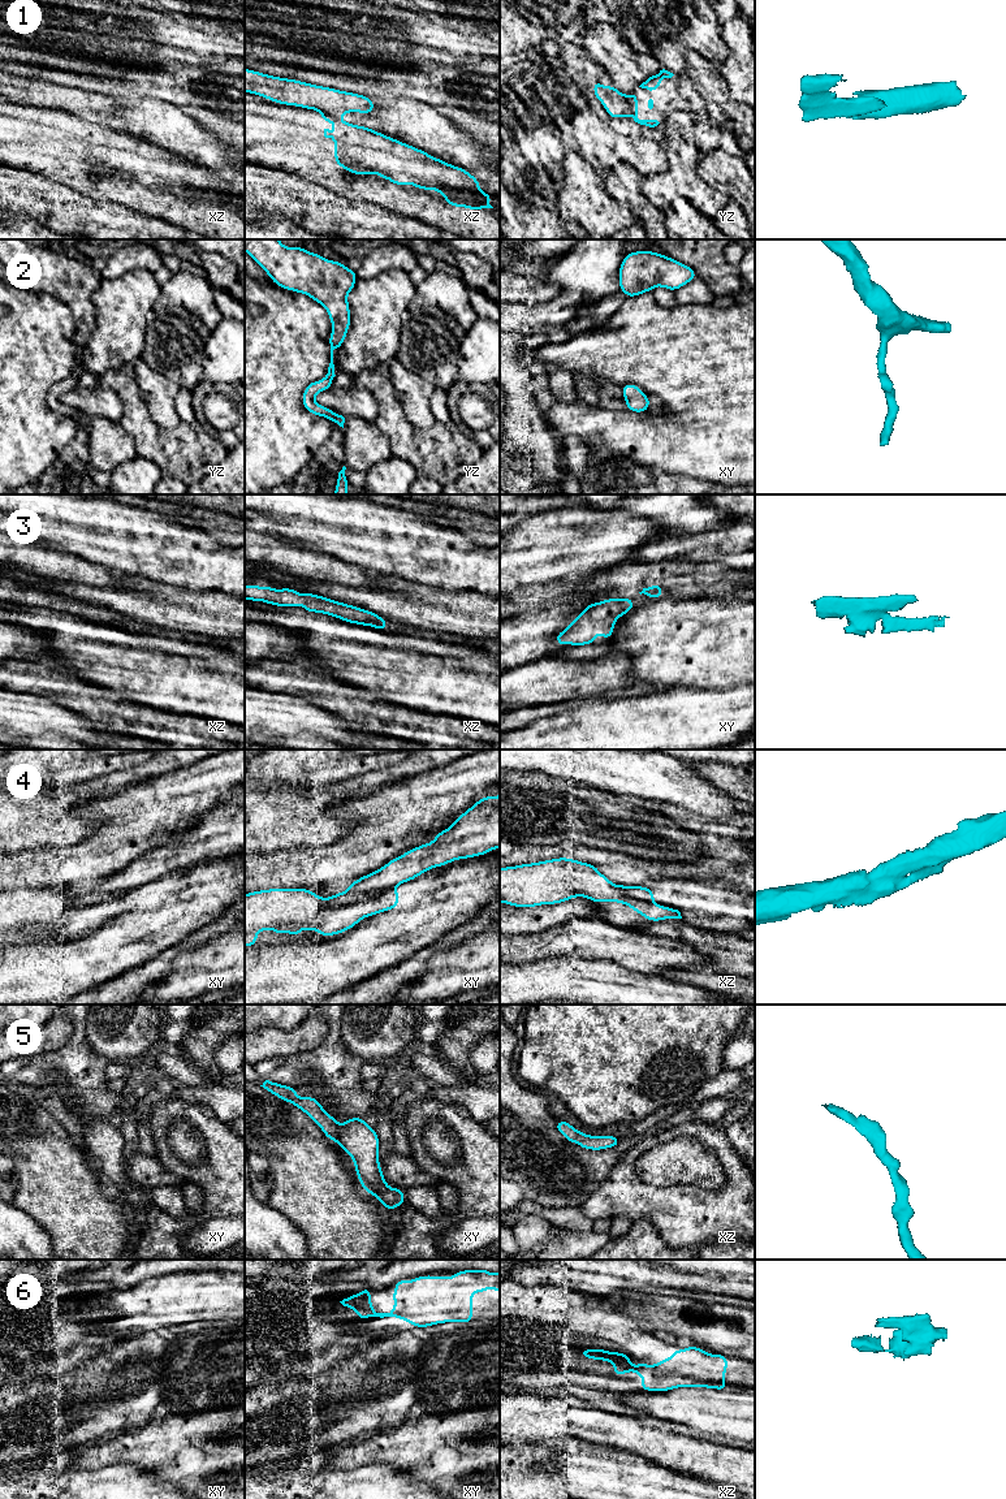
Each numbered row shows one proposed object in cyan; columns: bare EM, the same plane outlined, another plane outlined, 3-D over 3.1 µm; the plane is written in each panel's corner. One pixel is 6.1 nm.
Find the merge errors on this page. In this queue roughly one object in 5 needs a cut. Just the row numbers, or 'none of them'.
1

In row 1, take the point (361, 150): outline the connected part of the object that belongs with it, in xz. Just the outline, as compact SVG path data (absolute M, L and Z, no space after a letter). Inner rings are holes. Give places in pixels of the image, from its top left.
M320 112L320 116L325 122L334 124L334 131L324 129L324 137L334 139L334 161L341 169L349 169L350 174L379 174L393 185L437 190L448 206L493 208L489 204L492 195L480 191L483 183L466 169L367 126L344 122L329 113Z

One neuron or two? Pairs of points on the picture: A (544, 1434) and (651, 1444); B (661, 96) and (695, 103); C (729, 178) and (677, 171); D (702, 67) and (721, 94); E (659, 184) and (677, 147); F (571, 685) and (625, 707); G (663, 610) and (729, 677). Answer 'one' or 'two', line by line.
A: one
B: one
C: two
D: one
E: one
F: two
G: one

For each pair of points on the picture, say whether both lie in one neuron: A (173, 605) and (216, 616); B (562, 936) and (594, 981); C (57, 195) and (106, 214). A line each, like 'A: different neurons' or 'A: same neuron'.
A: same neuron
B: different neurons
C: same neuron

